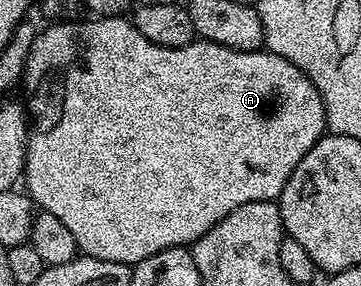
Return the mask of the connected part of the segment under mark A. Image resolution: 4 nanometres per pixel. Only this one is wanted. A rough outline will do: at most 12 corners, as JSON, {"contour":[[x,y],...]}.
{"contour":[[45,25],[23,185],[132,266],[326,133],[264,48]]}

